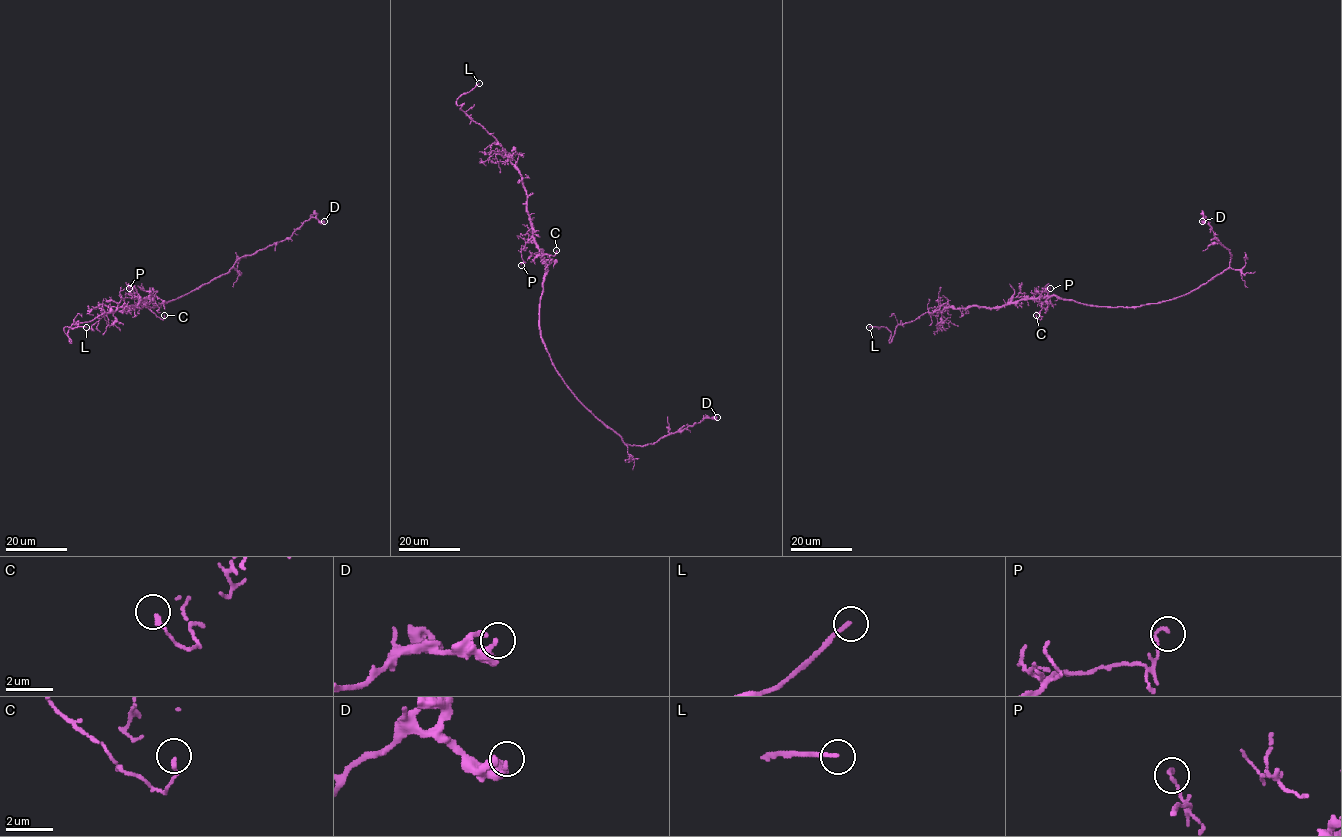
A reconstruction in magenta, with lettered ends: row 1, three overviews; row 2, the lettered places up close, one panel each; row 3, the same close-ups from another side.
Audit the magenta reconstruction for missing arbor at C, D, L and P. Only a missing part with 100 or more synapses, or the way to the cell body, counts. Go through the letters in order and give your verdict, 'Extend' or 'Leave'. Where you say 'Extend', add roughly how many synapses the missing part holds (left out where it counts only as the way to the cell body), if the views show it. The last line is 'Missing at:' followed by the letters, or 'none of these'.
C: Leave
D: Leave
L: Extend
P: Leave
Missing at: L

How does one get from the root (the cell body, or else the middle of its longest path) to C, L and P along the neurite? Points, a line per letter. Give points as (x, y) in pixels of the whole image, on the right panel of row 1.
C: (1092, 306), (1055, 295), (1039, 297), (1036, 300), (1042, 308), (1041, 319), (1036, 315)
L: (1092, 306), (1050, 295), (994, 308), (926, 312), (900, 324), (891, 339), (886, 328), (869, 327)
P: (1092, 306), (1055, 295), (1026, 298), (1050, 288)

